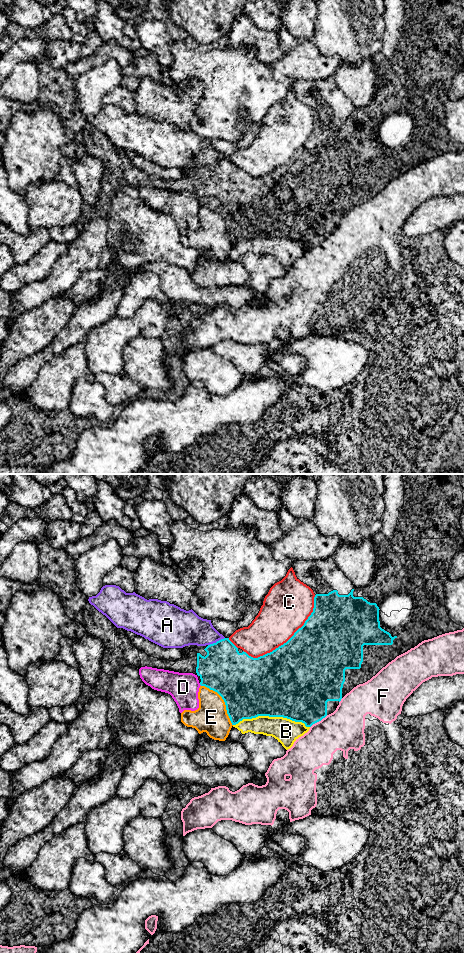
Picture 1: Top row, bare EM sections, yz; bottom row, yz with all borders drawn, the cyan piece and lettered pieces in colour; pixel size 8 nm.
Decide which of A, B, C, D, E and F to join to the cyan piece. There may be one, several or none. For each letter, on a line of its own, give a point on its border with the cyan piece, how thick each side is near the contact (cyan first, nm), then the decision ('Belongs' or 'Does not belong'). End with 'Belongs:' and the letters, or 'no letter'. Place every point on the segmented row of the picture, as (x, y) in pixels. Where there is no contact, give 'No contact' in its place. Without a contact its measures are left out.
A: Touches cyan at yz (217, 641). Thickness 380 nm (cyan) against 260 nm. Does not belong
B: Touches cyan at yz (271, 716). Thickness 500 nm (cyan) against 200 nm. Does not belong
C: Touches cyan at yz (288, 640). Thickness 500 nm (cyan) against 380 nm. Does not belong
D: Touches cyan at yz (200, 684). Thickness 380 nm (cyan) against 240 nm. Does not belong
E: Touches cyan at yz (224, 701). Thickness 480 nm (cyan) against 260 nm. Does not belong
F: Touches cyan at yz (318, 721). Thickness 420 nm (cyan) against 320 nm. Does not belong
Belongs: no letter

